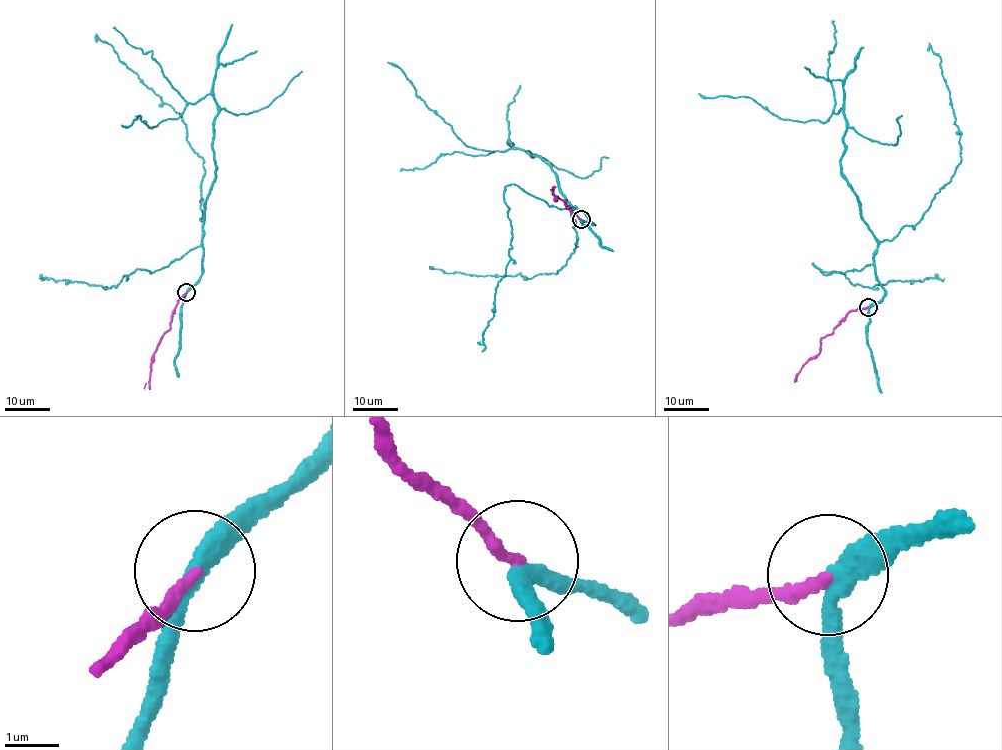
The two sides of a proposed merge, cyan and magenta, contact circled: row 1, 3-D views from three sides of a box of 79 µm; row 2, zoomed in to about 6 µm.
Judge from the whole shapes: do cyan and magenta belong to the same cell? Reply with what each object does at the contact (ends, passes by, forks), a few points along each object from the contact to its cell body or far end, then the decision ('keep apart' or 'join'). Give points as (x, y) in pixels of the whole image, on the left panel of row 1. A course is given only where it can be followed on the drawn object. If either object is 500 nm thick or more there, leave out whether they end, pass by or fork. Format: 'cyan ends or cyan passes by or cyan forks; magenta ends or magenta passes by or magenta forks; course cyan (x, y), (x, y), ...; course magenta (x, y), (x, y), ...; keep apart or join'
cyan passes by; magenta ends; course cyan (187, 291), (202, 273), (204, 218), (215, 173), (215, 100), (206, 94), (150, 128), (139, 115), (121, 124); course magenta (187, 291), (177, 304), (143, 388); keep apart

